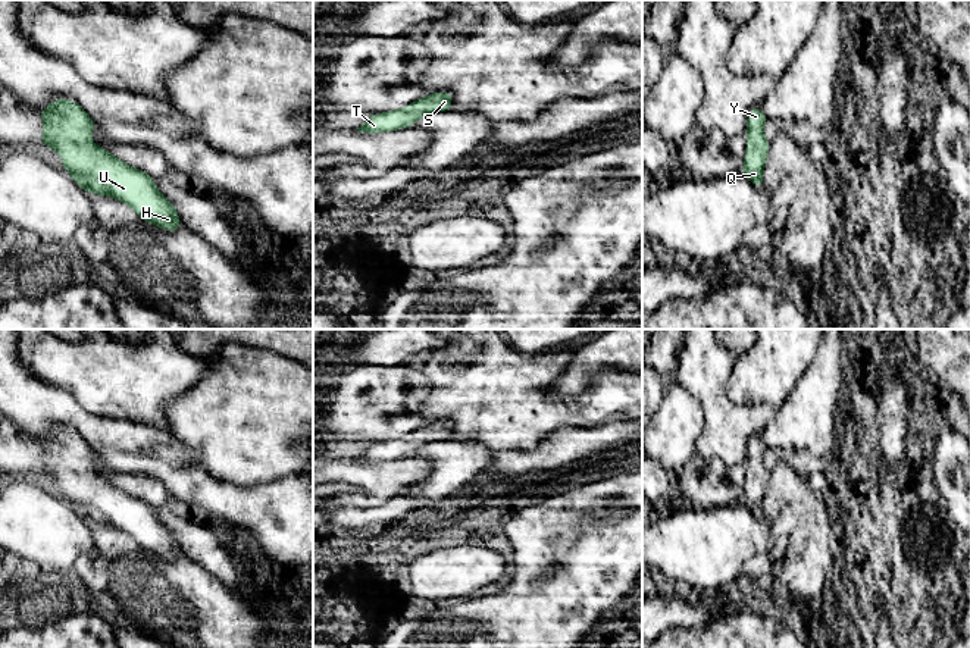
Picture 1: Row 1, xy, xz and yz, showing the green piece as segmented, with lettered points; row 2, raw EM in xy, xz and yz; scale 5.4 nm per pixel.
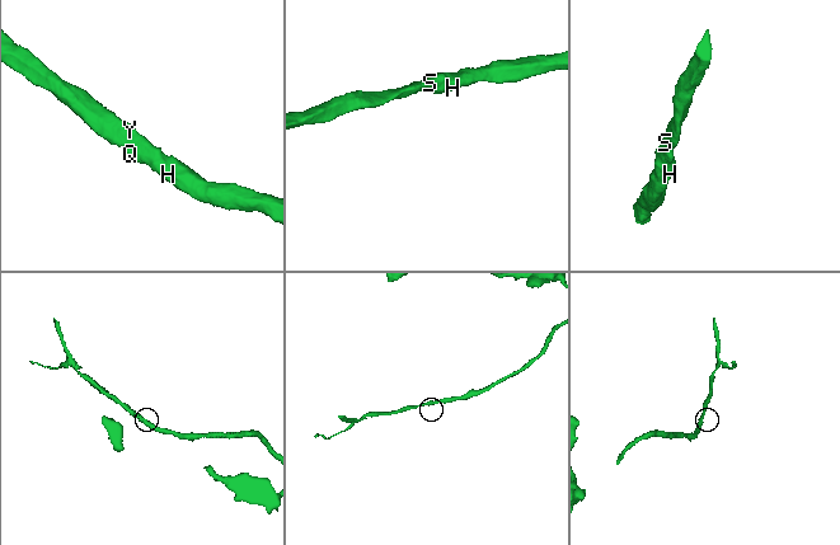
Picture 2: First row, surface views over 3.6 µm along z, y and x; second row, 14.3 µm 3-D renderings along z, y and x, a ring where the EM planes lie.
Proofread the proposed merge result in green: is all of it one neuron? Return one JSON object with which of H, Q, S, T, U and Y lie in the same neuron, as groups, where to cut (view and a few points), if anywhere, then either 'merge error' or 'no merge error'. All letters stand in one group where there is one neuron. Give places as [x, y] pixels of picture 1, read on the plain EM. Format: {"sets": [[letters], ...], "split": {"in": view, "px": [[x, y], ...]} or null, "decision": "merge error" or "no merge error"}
{"sets": [["H", "Q", "S", "T", "U", "Y"]], "split": null, "decision": "no merge error"}

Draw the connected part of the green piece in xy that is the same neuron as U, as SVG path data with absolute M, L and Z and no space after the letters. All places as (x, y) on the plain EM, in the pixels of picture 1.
M68 428L40 438L44 448L40 473L63 485L62 497L87 522L128 533L140 548L175 561L182 554L175 535L157 519L154 508L91 470L96 457L90 444Z

